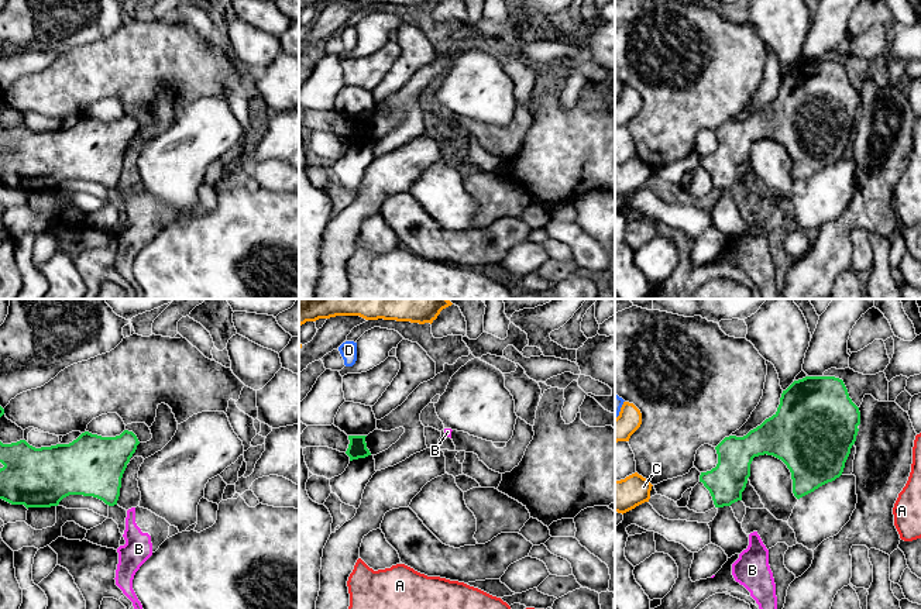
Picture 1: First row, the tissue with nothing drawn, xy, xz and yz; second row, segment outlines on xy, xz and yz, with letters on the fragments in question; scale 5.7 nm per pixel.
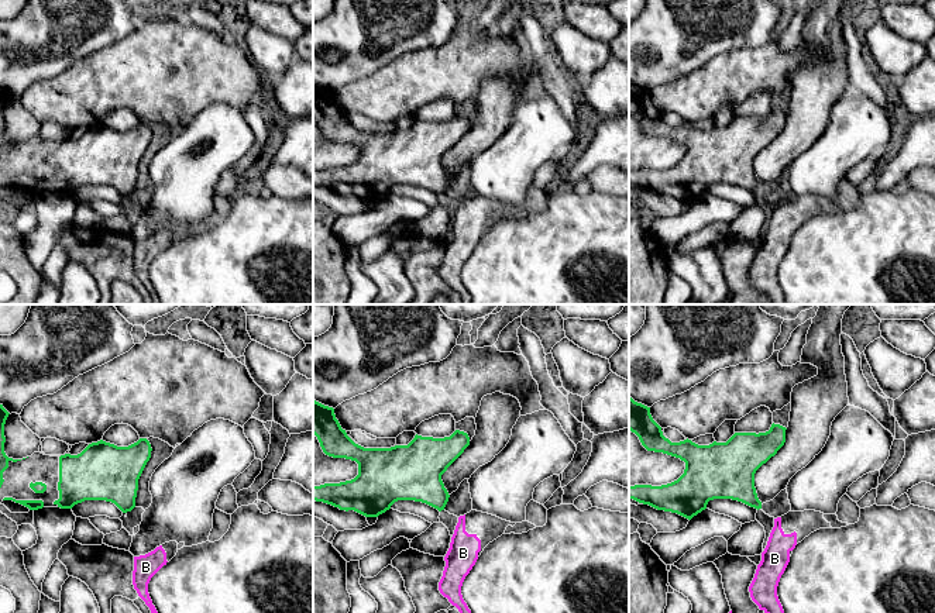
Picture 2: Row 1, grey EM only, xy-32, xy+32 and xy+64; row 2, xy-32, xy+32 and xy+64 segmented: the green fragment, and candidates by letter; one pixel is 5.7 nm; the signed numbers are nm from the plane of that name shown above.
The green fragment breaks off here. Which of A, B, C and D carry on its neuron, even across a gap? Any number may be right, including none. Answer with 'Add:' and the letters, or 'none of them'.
Add: B

